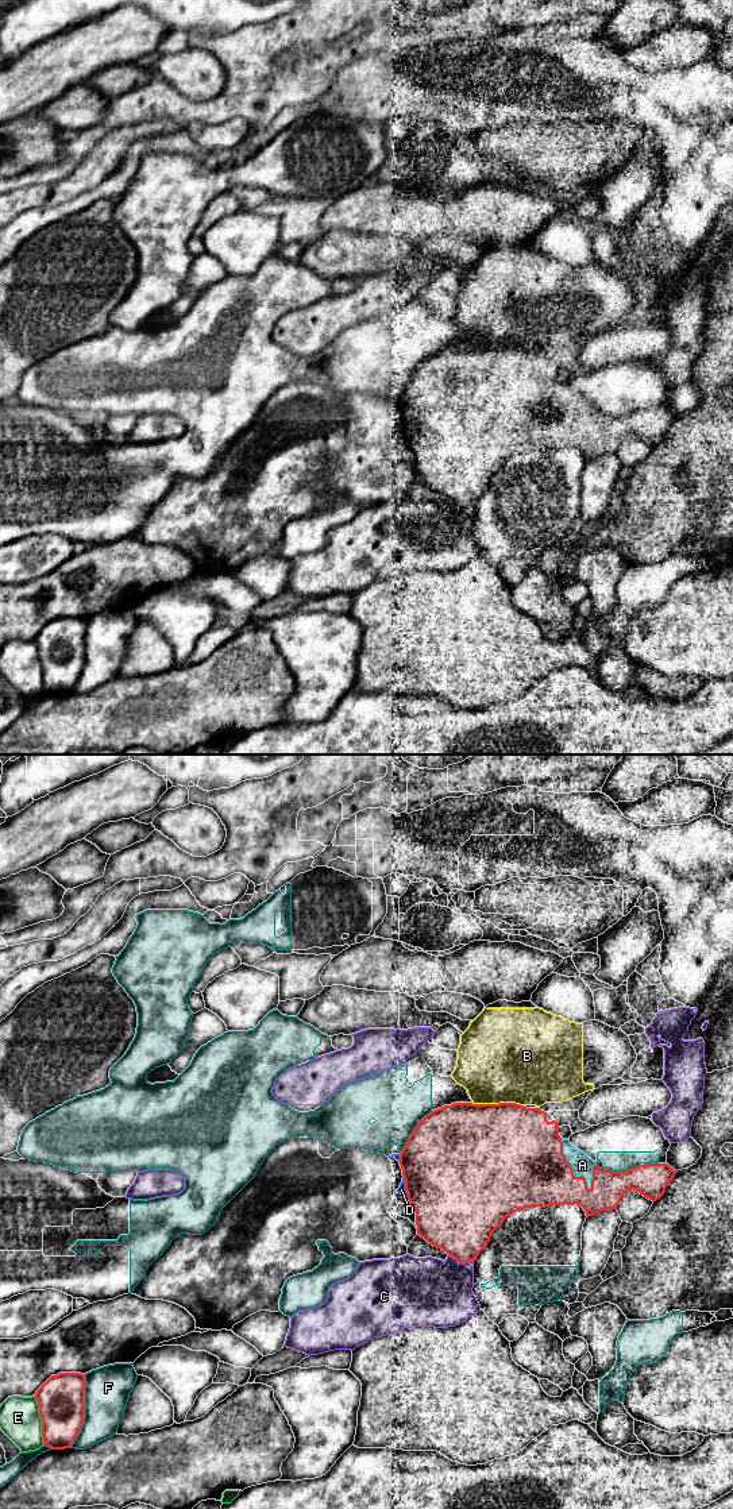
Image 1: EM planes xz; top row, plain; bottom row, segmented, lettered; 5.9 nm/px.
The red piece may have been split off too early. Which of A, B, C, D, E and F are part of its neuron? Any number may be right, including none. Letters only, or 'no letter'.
A

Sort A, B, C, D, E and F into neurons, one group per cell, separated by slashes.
A / B / C / D F / E

